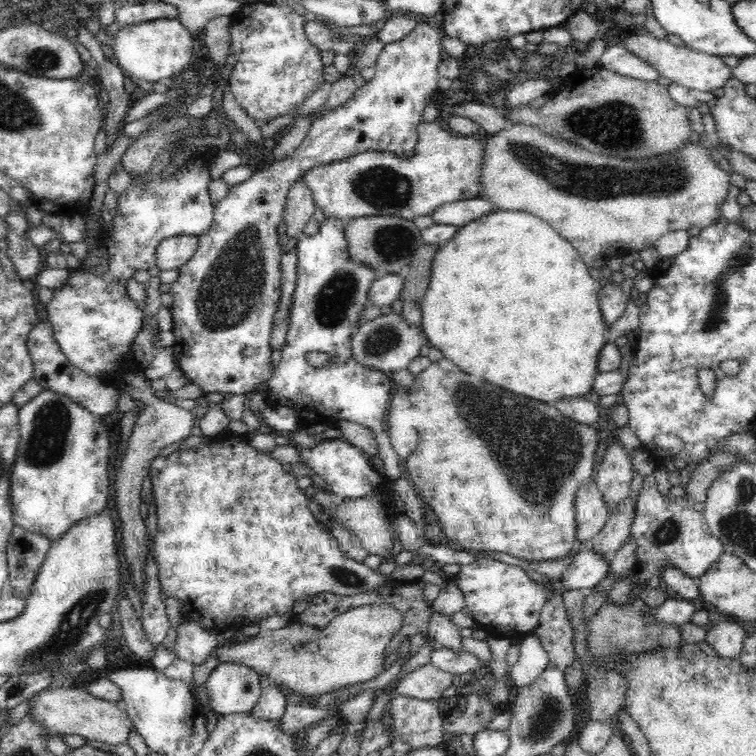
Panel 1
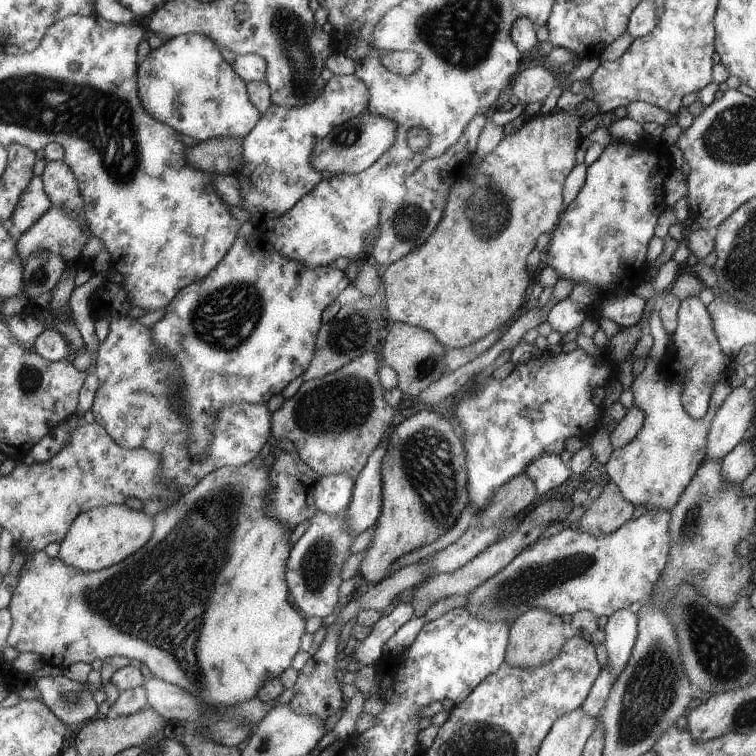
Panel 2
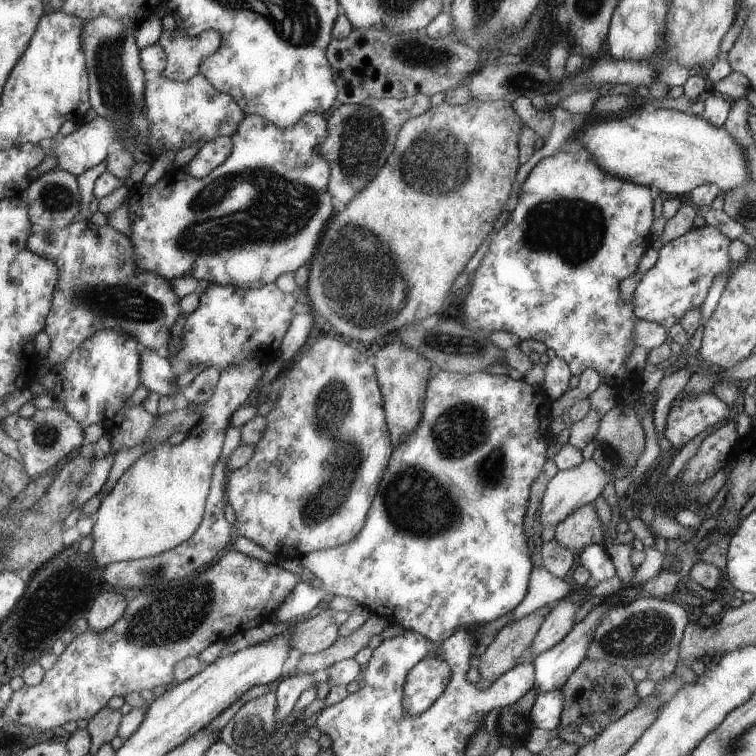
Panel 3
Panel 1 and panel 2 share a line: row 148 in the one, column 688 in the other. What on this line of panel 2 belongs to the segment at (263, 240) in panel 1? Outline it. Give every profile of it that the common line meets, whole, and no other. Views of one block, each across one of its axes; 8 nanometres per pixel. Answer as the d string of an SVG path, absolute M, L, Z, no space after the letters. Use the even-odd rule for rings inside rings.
M690 296L681 301L677 313L677 328L671 341L675 355L680 360L680 366L684 370L681 377L684 385L682 393L683 407L688 416L695 419L703 418L710 411L712 390L716 388L714 384L724 376L729 363L733 364L730 356L726 356L720 348L719 338L715 334L715 324L712 321L710 310L706 308L704 302L698 296Z

